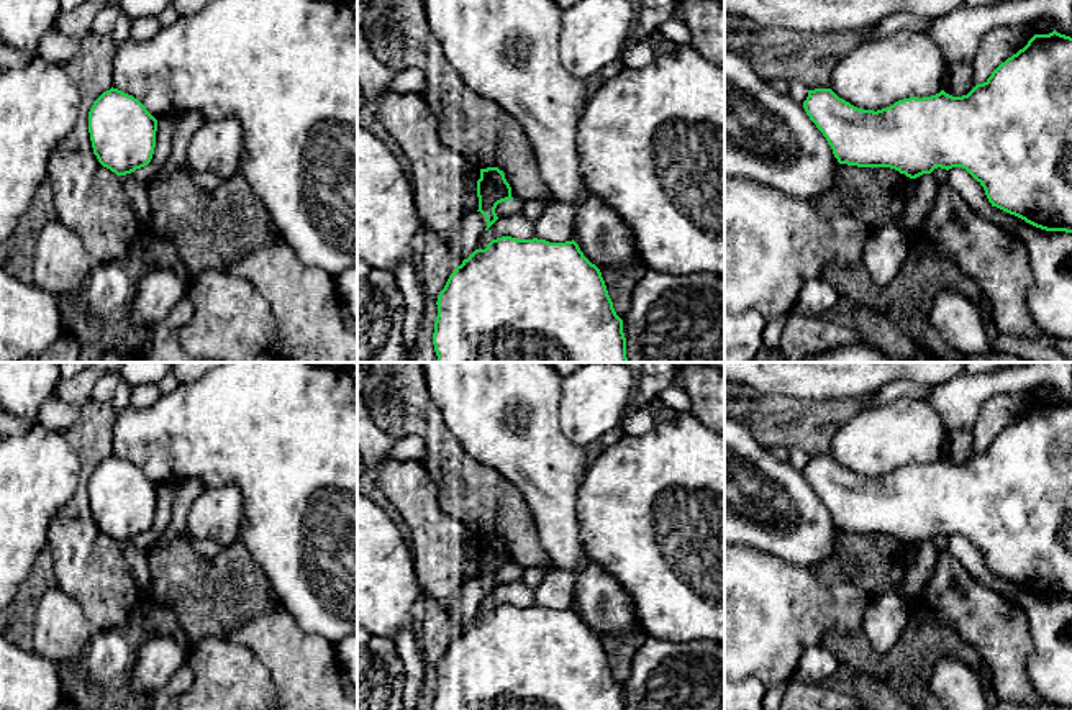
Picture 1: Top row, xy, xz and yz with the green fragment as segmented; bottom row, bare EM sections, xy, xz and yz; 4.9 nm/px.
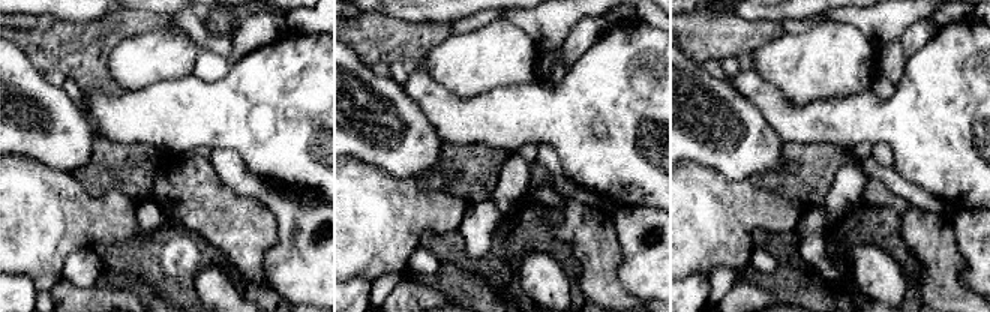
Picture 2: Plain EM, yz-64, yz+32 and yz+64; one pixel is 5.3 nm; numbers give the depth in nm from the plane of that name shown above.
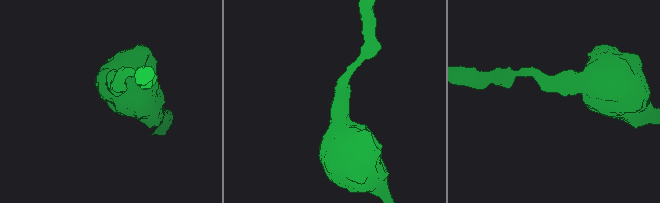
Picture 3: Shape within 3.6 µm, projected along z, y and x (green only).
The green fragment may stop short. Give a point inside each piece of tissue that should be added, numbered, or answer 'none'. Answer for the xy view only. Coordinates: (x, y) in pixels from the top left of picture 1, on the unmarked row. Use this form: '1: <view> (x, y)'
none

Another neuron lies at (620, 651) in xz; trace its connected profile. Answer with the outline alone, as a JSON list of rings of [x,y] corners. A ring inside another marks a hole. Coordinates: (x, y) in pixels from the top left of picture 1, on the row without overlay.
[[[633,630],[623,638],[606,635],[598,636],[603,639],[603,648],[616,682],[625,687],[631,676],[633,658],[644,643],[646,635],[643,631]]]

